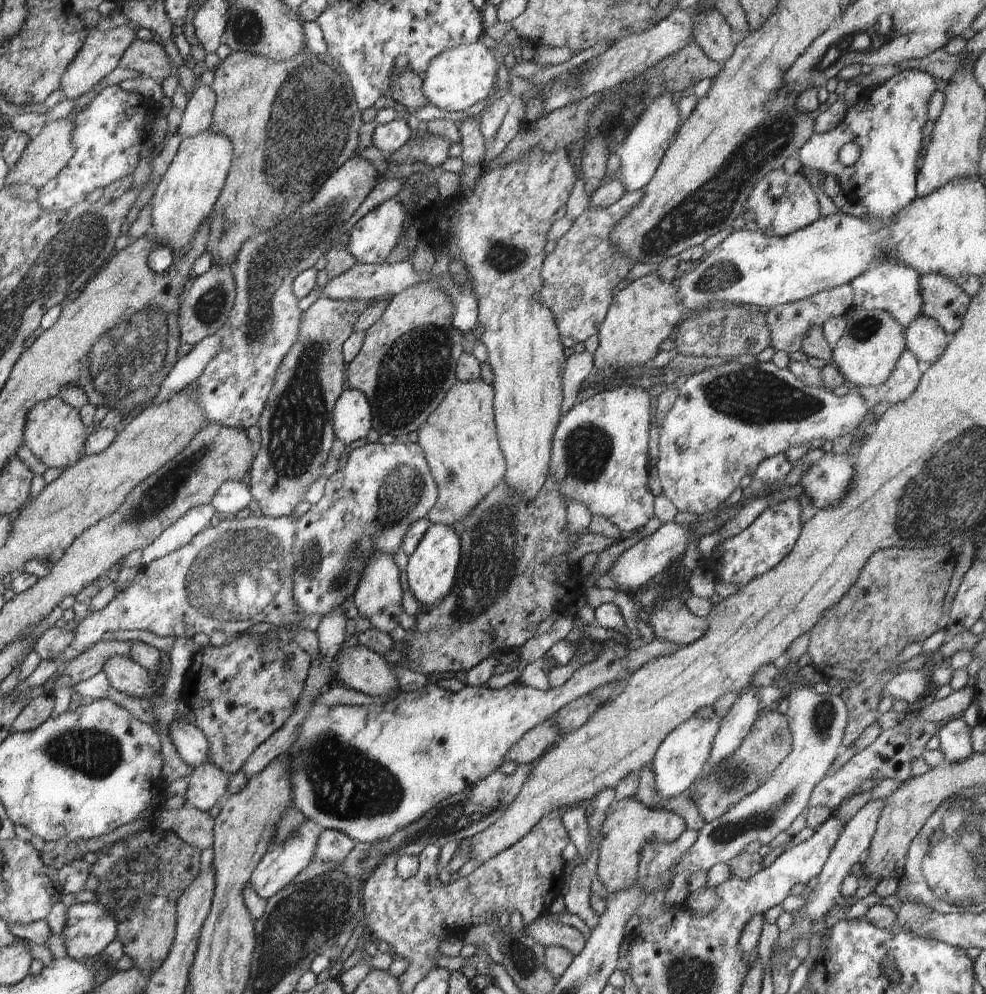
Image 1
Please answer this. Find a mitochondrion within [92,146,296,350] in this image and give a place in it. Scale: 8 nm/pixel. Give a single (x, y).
(210, 307)

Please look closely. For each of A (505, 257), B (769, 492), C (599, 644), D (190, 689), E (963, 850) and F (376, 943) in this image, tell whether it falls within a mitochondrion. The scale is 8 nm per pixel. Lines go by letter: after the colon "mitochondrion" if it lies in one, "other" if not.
A: mitochondrion
B: other
C: other
D: other
E: mitochondrion
F: other

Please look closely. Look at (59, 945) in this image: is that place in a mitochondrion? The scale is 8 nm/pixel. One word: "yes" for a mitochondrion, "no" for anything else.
no

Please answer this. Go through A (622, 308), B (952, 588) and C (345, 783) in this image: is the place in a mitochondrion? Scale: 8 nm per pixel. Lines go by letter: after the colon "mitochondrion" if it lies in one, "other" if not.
A: other
B: other
C: mitochondrion

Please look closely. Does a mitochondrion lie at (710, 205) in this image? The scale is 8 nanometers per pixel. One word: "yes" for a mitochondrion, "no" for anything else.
yes

